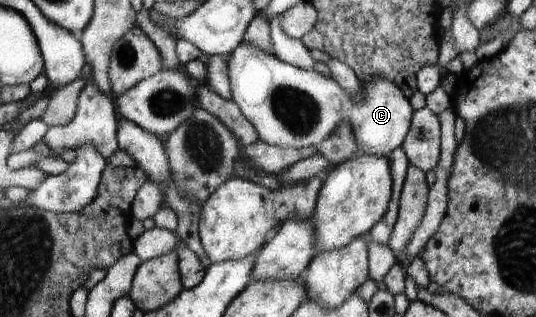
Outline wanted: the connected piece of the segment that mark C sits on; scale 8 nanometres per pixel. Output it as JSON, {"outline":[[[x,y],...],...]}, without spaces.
{"outline":[[[244,42],[226,61],[232,100],[253,124],[258,138],[269,145],[296,150],[318,146],[341,122],[349,122],[361,152],[387,158],[409,131],[415,111],[410,98],[386,77],[365,82],[360,96],[351,97],[332,76],[297,68]]]}

